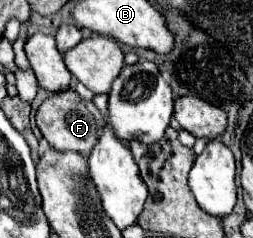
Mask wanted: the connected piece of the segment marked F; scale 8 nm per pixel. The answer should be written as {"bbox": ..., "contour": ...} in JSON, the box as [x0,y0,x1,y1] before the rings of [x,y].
{"bbox":[36,88,106,158],"contour":[[[68,88],[52,94],[48,100],[42,102],[42,106],[36,112],[36,124],[42,136],[48,140],[48,144],[54,146],[56,150],[74,150],[80,152],[84,158],[88,158],[92,148],[100,140],[106,122],[92,100],[82,100],[72,88]]]}

